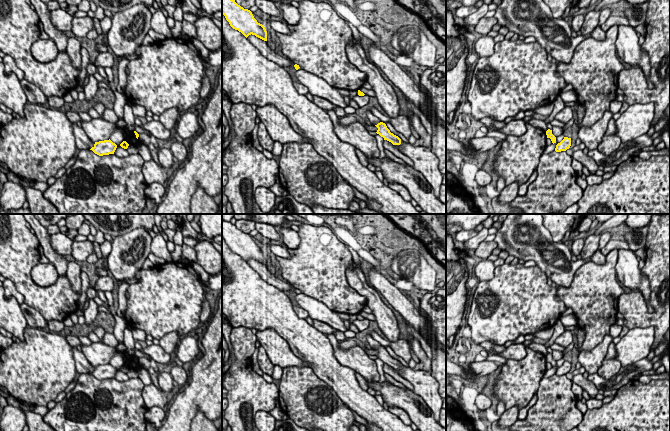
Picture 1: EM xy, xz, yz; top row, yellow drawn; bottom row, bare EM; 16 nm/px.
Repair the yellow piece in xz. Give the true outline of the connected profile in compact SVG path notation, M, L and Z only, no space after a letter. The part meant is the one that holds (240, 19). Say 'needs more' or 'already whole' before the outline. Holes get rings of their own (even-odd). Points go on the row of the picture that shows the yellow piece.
already whole; M222 0L222 14L230 26L246 38L252 34L267 41L267 31L264 25L258 23L252 12L238 5L235 0Z

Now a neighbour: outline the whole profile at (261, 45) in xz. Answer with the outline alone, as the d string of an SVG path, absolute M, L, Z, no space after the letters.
M249 35L247 39L251 42L251 44L256 47L260 53L266 57L268 60L275 62L278 64L280 67L288 67L293 64L293 62L285 57L285 56L280 56L277 54L274 50L272 50L266 41L256 37L255 35Z

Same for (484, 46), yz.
M482 36L475 43L475 52L478 57L488 57L494 54L495 42L490 36Z

